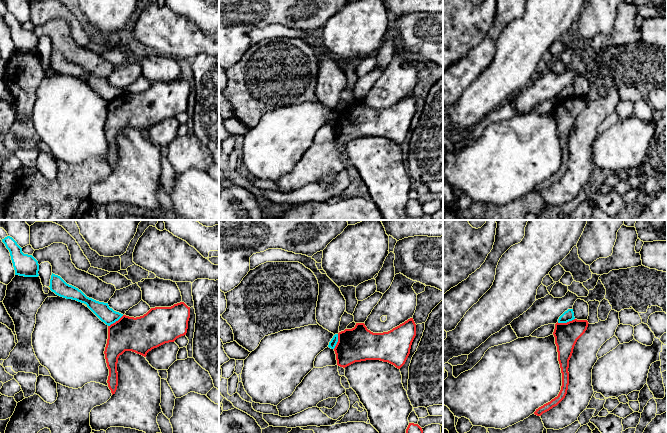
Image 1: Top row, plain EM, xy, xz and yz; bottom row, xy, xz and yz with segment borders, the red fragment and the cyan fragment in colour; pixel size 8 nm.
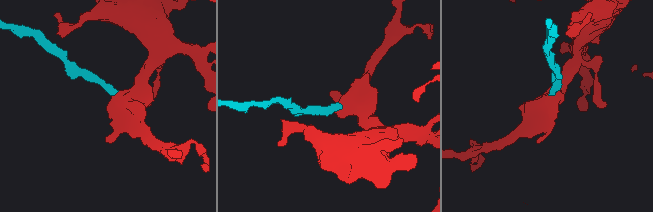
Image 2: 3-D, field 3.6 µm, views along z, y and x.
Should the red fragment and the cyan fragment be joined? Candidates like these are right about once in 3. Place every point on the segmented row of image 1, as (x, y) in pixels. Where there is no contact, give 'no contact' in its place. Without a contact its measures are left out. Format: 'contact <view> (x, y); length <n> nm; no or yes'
contact yz (565, 323); length 150 nm; no

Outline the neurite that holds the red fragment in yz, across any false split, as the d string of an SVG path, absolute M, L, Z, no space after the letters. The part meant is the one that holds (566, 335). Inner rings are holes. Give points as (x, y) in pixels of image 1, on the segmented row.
M574 319L567 323L556 323L553 335L557 346L558 361L562 373L562 386L557 397L550 402L536 409L535 415L541 416L557 406L566 396L569 385L569 360L572 356L574 346L577 340L585 333L588 327L587 320Z

